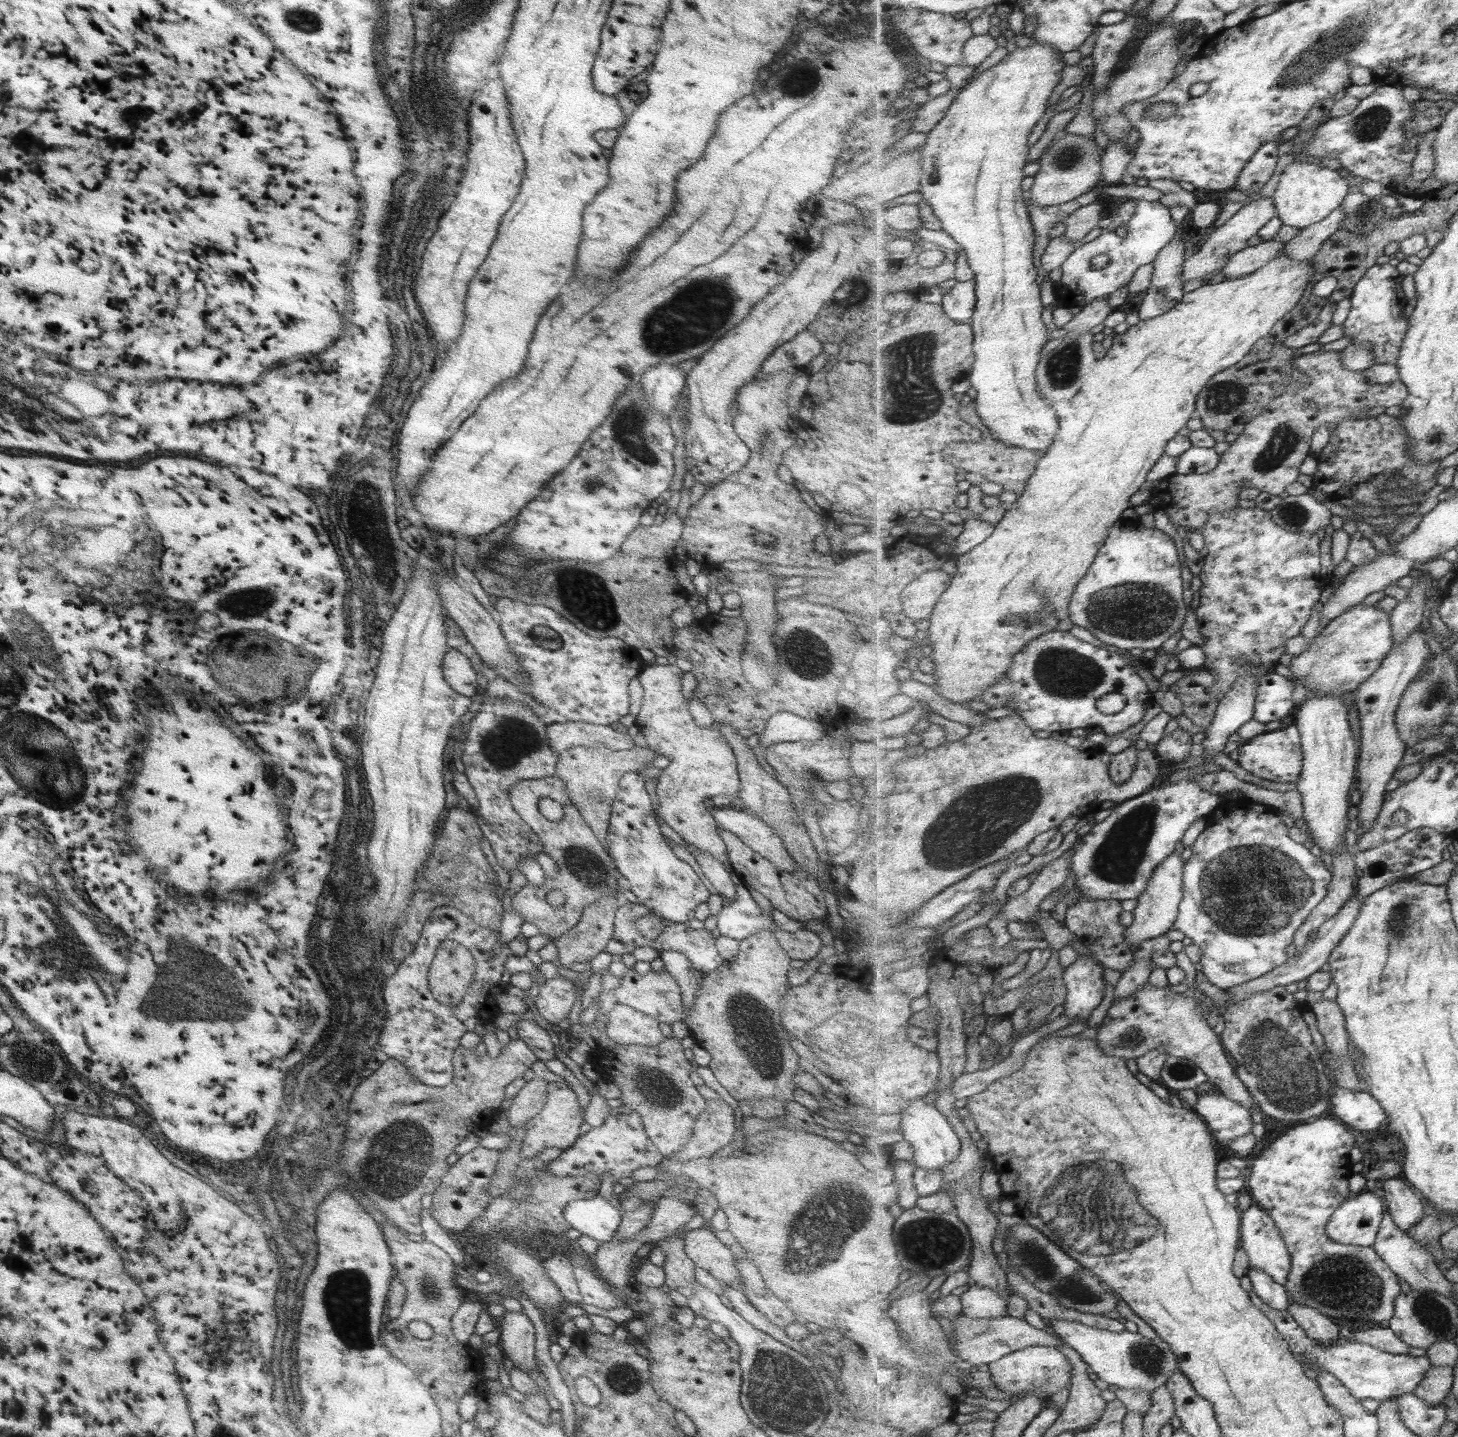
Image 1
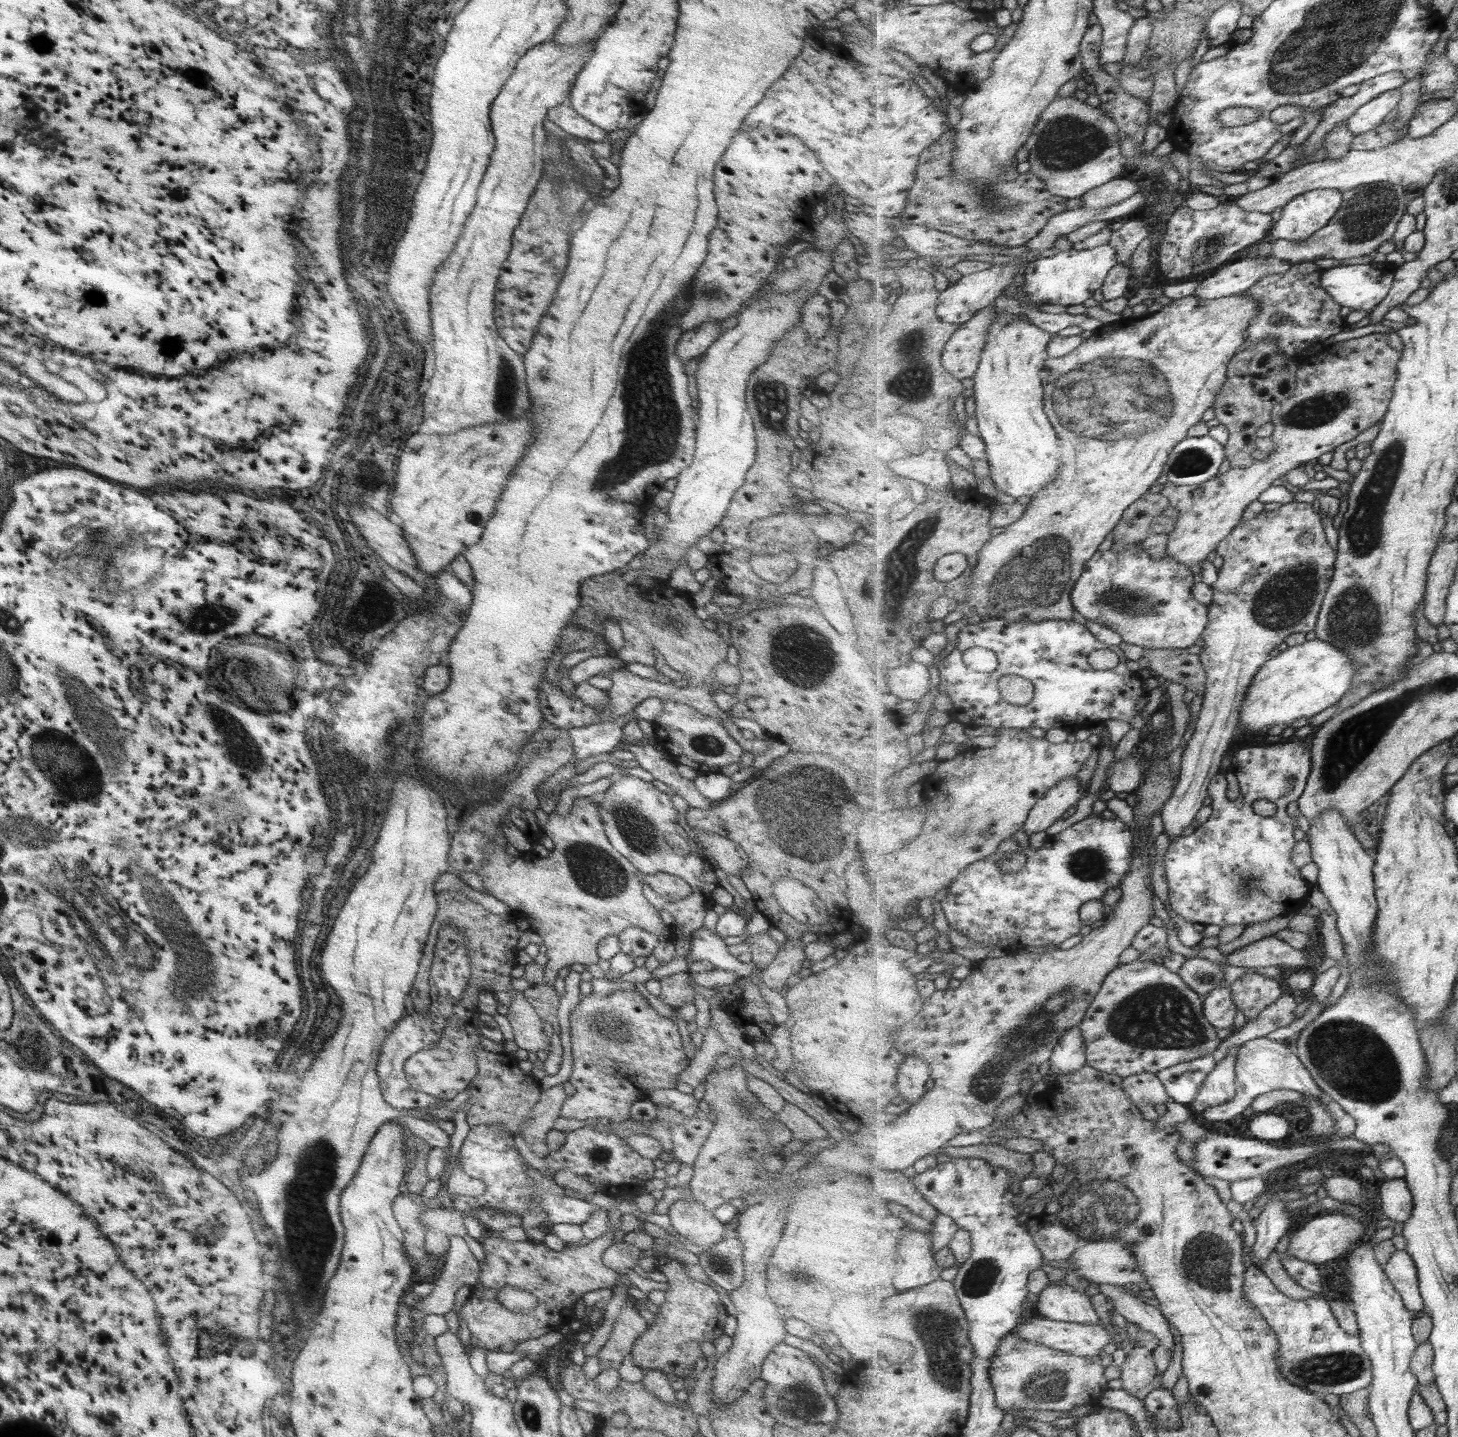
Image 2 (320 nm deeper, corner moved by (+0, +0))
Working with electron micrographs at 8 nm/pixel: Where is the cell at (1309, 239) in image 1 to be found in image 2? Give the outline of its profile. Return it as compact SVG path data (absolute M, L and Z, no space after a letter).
M1241 256L1204 279L1194 295L1201 299L1217 300L1244 294L1264 276L1287 272L1291 265L1293 264L1273 256L1269 258Z

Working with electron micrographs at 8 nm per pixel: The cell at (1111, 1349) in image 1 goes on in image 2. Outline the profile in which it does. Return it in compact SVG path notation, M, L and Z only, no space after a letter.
M1065 1282L1060 1285L1049 1283L1034 1305L1038 1312L1051 1320L1072 1323L1100 1323L1099 1316L1091 1304L1091 1298L1083 1291Z

